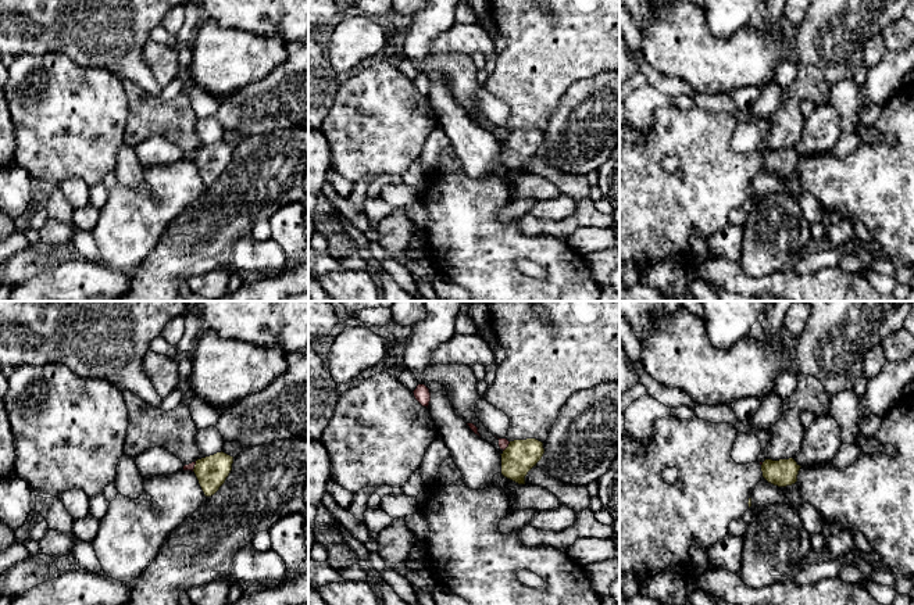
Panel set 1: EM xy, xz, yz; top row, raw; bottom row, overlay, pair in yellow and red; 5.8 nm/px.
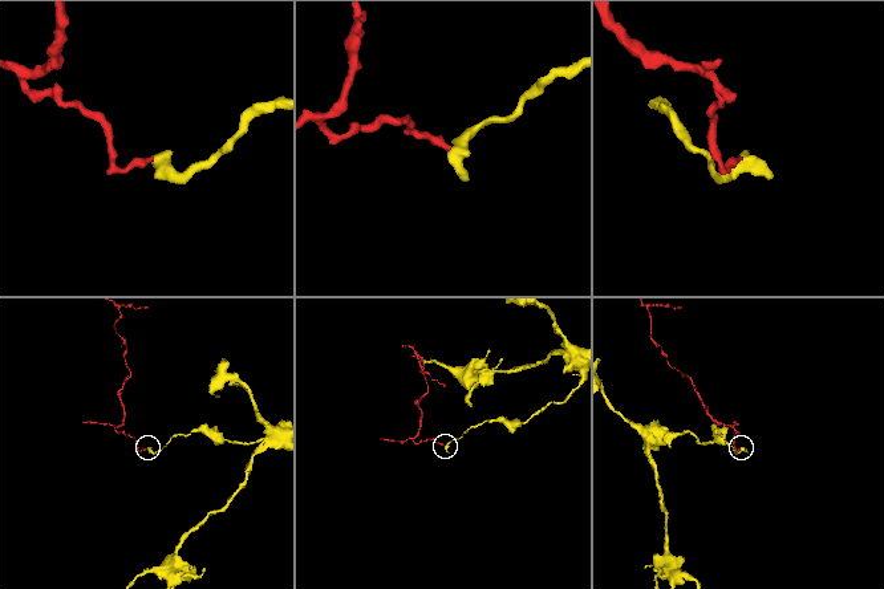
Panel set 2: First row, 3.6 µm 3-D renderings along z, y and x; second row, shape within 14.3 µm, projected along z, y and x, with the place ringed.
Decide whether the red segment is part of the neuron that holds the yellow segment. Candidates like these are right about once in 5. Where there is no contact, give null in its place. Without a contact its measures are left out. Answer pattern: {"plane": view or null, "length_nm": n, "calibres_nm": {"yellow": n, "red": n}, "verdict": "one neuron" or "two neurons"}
{"plane": "xy", "length_nm": 70, "calibres_nm": {"yellow": 190, "red": 50}, "verdict": "two neurons"}

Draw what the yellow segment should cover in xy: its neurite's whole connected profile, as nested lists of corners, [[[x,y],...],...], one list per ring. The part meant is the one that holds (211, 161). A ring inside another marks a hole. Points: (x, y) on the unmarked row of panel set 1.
[[[222,140],[196,150],[193,161],[206,186],[214,185],[225,172],[232,153],[233,146]]]

